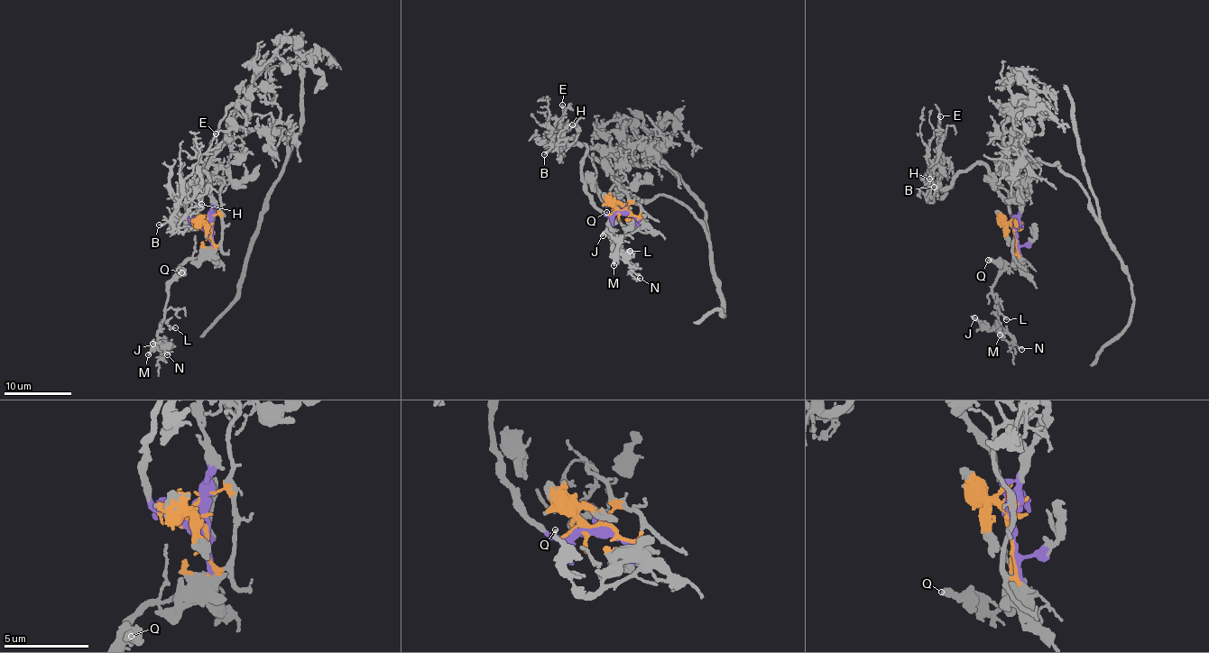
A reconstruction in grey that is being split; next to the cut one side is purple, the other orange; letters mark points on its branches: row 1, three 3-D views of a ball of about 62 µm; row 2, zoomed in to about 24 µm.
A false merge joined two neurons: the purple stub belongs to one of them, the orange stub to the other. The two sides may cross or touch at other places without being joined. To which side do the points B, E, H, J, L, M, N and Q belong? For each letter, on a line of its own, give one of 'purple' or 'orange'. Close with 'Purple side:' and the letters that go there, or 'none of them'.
B: purple
E: purple
H: purple
J: orange
L: orange
M: orange
N: orange
Q: orange
Purple side: B, E, H

